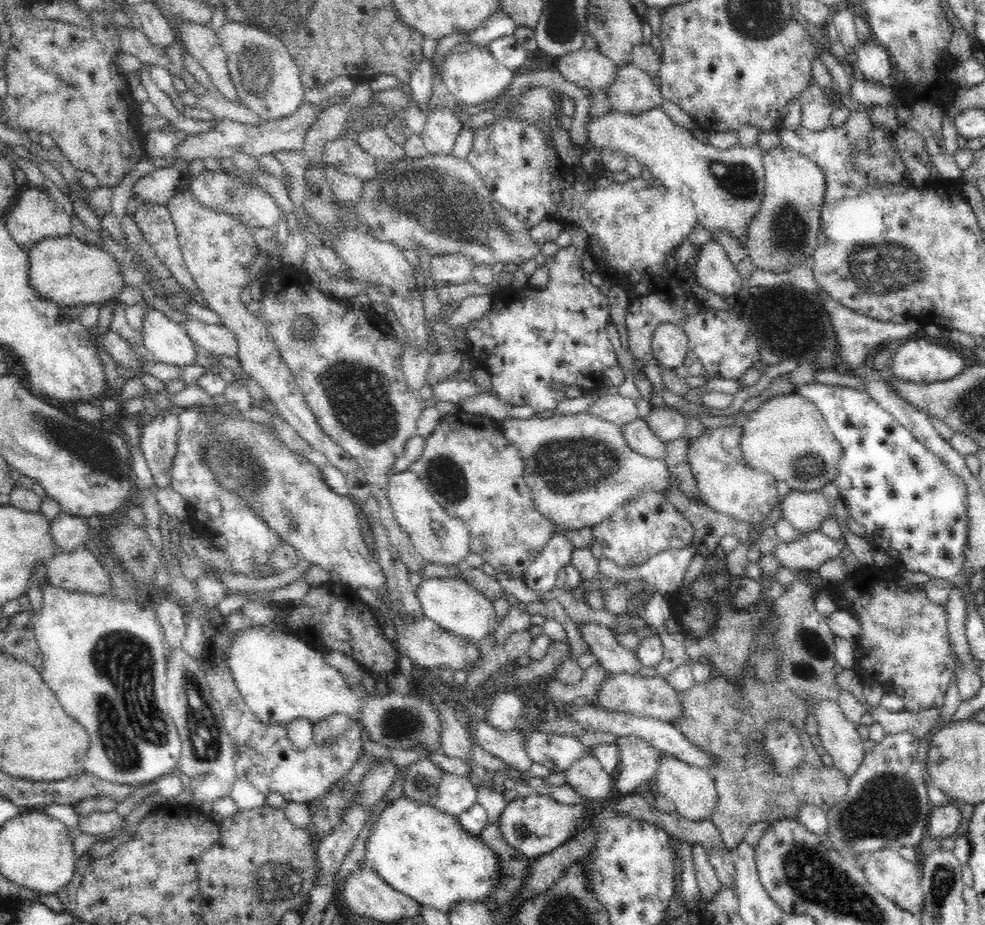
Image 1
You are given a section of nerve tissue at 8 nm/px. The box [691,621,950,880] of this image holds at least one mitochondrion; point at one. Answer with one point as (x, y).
(887, 806)

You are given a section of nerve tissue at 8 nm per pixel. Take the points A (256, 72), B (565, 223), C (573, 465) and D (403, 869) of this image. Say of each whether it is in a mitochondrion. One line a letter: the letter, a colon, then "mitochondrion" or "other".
A: mitochondrion
B: other
C: mitochondrion
D: other

